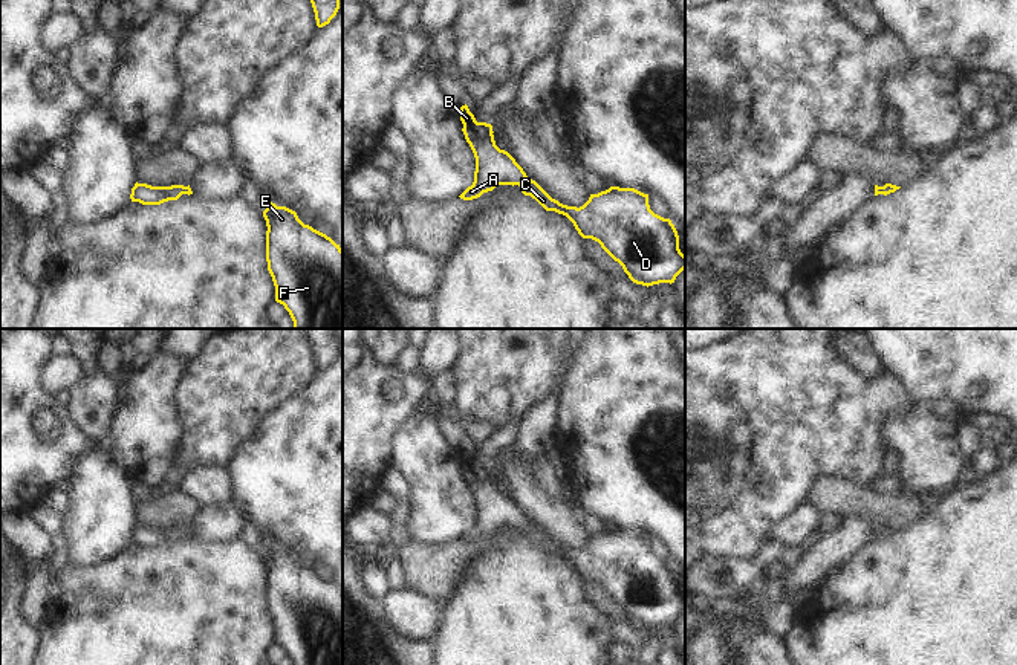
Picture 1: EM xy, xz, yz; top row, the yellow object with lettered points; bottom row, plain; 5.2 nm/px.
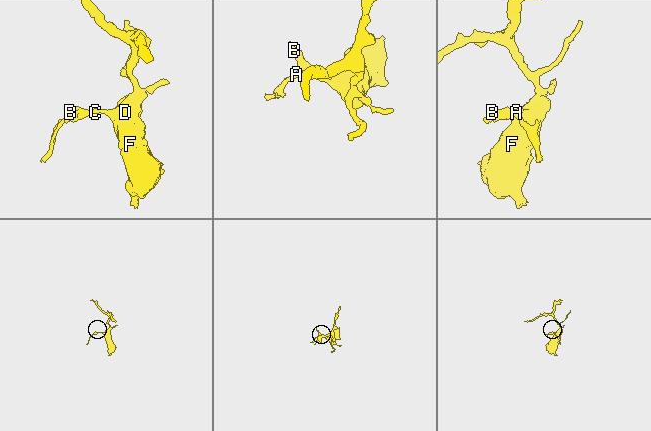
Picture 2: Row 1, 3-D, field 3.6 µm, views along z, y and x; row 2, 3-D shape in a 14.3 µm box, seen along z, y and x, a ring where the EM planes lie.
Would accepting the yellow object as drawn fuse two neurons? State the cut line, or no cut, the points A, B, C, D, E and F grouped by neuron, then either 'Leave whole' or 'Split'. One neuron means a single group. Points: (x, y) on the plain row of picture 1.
No split. Groups: A B C D E F. Leave whole.

